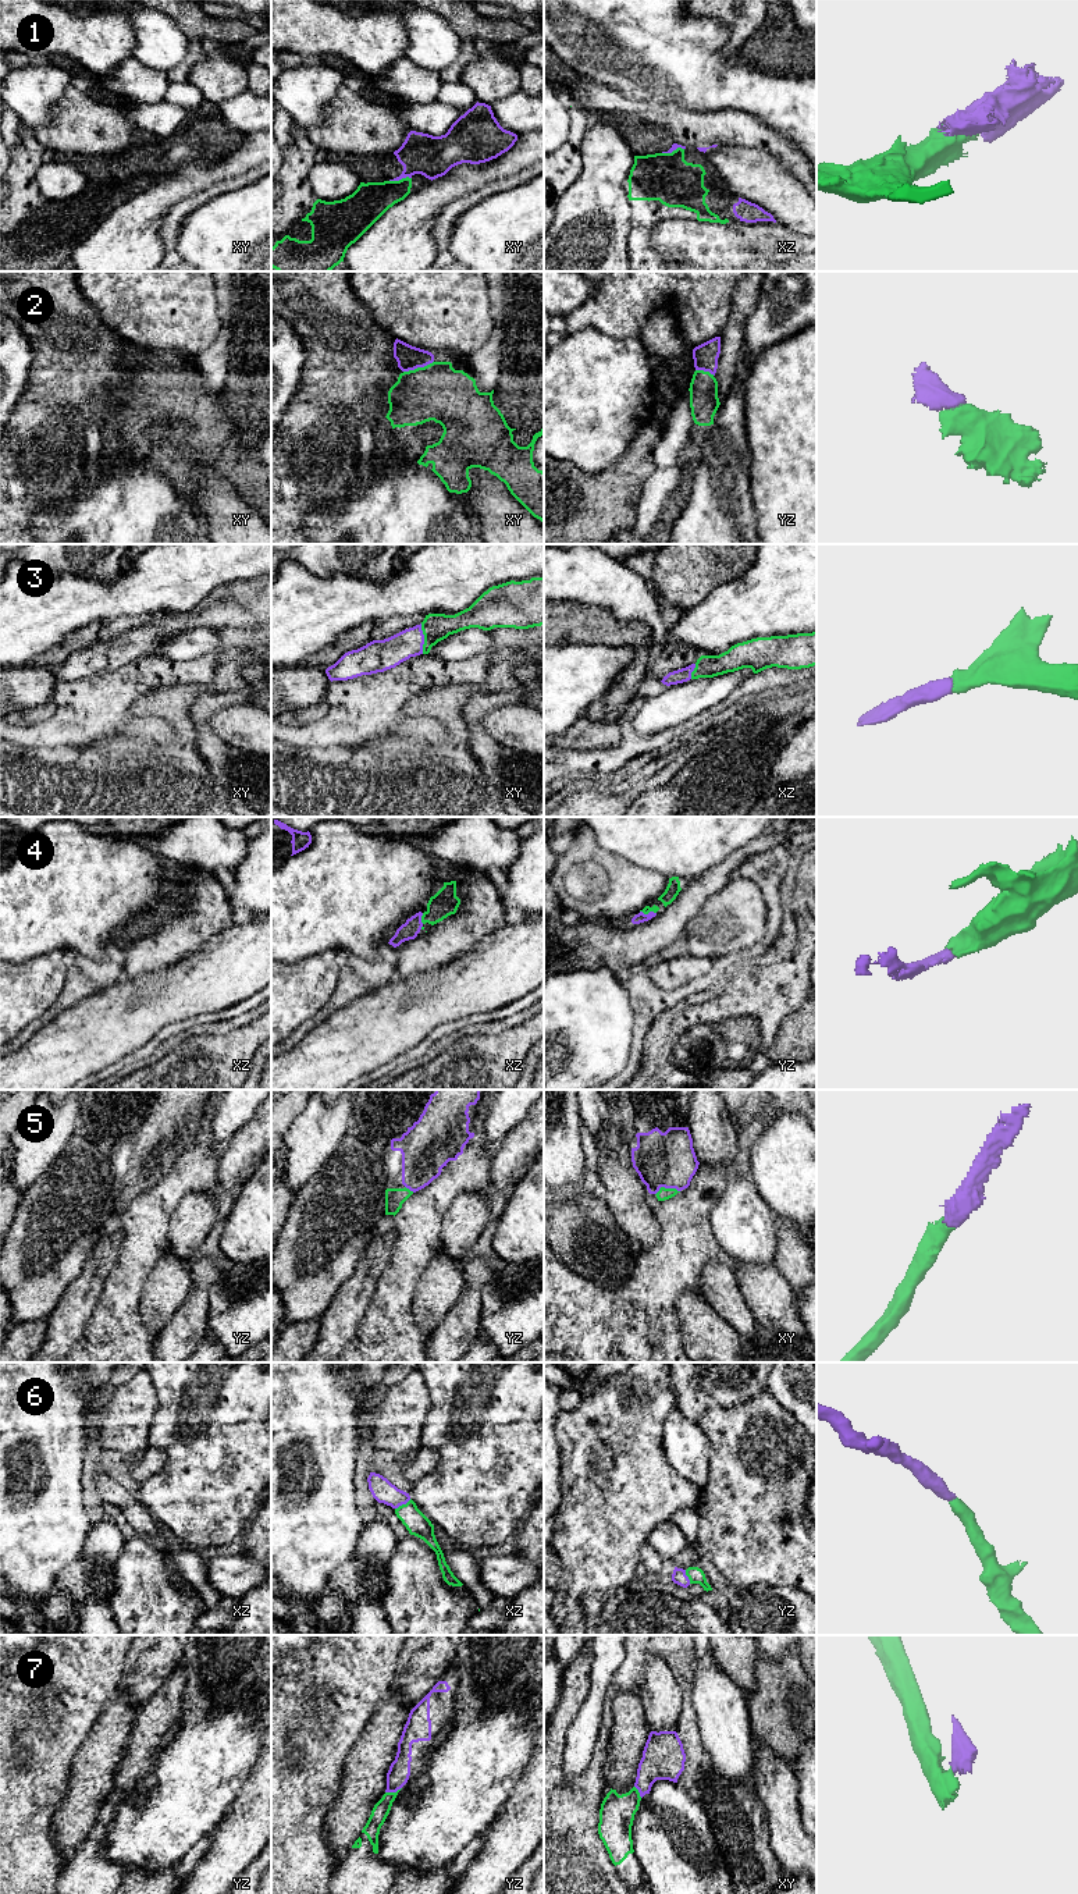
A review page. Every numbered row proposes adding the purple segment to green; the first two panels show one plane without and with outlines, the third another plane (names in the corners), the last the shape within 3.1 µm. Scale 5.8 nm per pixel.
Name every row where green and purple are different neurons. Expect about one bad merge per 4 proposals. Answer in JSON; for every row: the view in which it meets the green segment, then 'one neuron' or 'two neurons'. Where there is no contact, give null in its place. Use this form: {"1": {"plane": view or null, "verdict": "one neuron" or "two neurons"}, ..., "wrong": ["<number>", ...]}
{"1": {"plane": "xy", "verdict": "one neuron"}, "2": {"plane": "xy", "verdict": "one neuron"}, "3": {"plane": "xy", "verdict": "one neuron"}, "4": {"plane": "xz", "verdict": "one neuron"}, "5": {"plane": "xy", "verdict": "one neuron"}, "6": {"plane": "xz", "verdict": "one neuron"}, "7": {"plane": "yz", "verdict": "two neurons"}, "wrong": ["7"]}

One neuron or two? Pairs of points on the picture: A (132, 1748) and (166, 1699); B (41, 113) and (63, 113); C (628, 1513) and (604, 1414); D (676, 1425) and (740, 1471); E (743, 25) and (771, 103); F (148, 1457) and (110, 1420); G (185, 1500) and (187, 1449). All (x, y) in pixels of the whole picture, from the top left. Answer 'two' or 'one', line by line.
A: one
B: two
C: one
D: two
E: two
F: two
G: one

